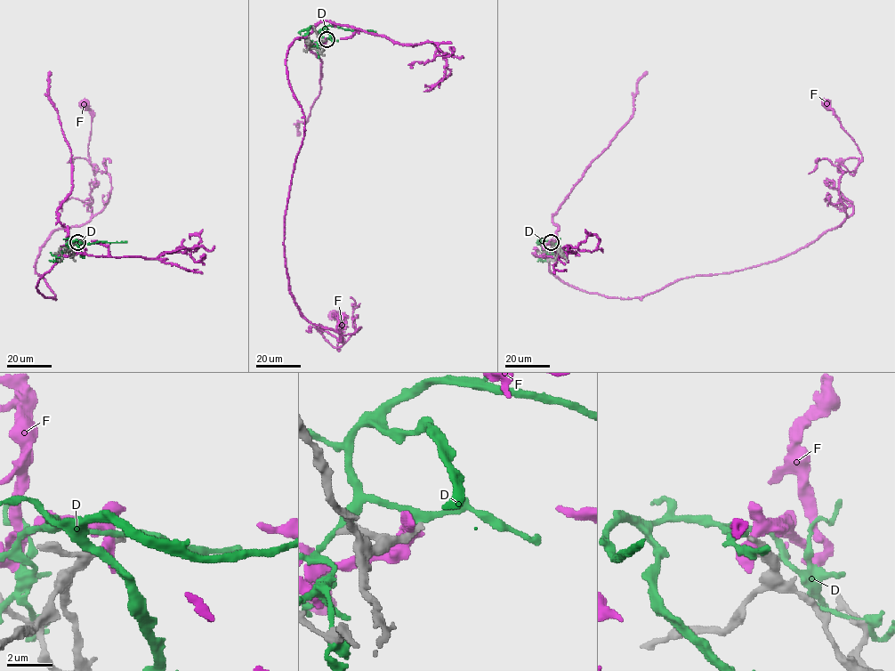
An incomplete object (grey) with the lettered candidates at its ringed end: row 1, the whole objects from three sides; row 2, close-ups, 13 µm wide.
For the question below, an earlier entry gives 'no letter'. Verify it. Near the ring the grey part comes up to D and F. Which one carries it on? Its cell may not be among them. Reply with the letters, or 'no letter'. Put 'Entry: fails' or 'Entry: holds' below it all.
no letter
Entry: holds

